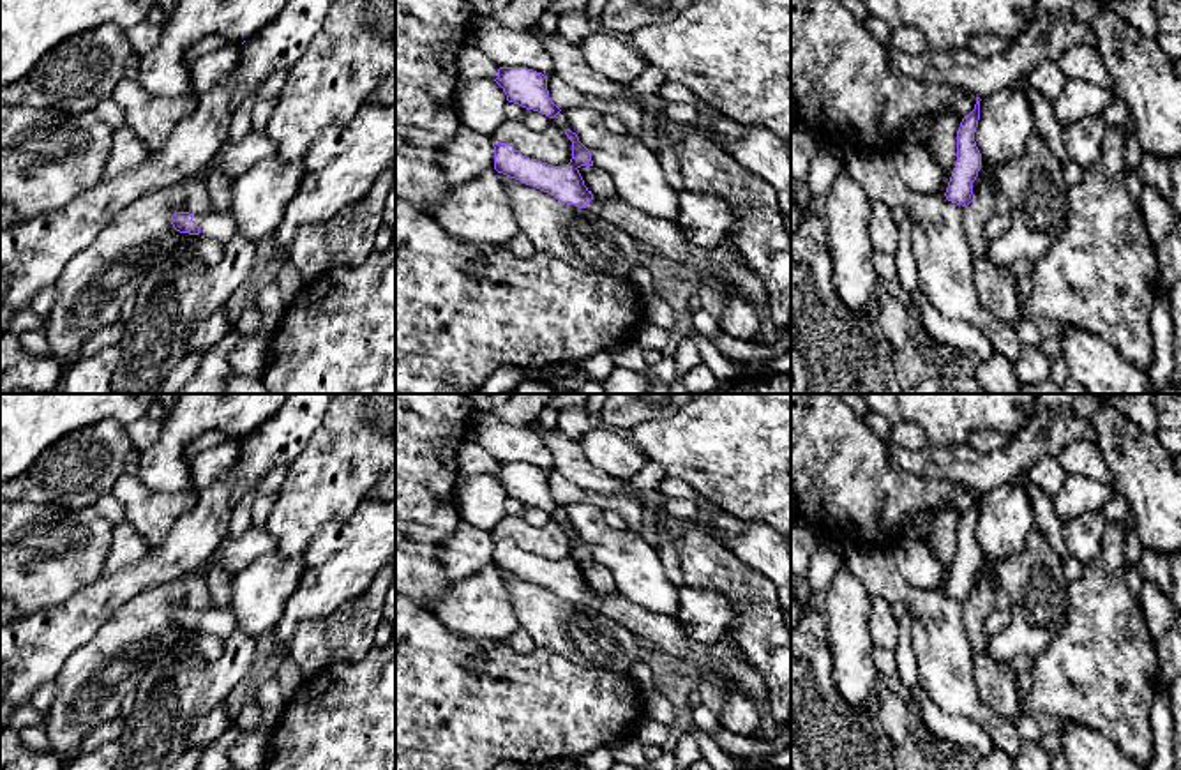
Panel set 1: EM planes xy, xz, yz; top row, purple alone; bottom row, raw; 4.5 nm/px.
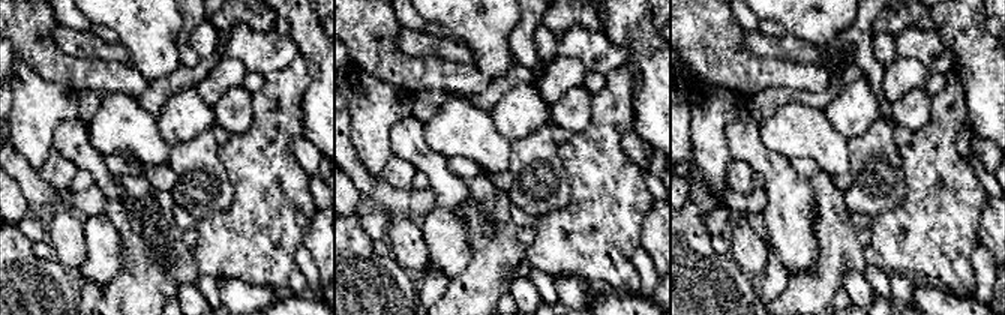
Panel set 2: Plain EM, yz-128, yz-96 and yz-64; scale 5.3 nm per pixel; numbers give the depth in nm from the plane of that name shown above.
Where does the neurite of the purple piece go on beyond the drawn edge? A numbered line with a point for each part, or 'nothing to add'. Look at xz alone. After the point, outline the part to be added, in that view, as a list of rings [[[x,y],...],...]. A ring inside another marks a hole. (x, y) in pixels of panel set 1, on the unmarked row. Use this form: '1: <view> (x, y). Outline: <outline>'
1: xz (722, 661). Outline: [[[593,592],[586,604],[634,636],[651,639],[664,653],[680,659],[690,675],[708,675],[727,682],[757,703],[770,699],[763,675],[743,659],[733,643],[701,645],[687,634],[676,618],[650,613],[628,602],[620,592],[609,595]]]

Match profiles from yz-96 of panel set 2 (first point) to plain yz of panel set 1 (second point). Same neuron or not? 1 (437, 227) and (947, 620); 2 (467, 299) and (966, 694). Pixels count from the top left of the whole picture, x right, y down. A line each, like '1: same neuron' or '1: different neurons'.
1: same neuron
2: different neurons

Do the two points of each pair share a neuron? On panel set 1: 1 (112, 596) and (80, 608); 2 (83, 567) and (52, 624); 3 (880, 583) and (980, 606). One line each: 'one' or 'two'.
1: one
2: two
3: two

